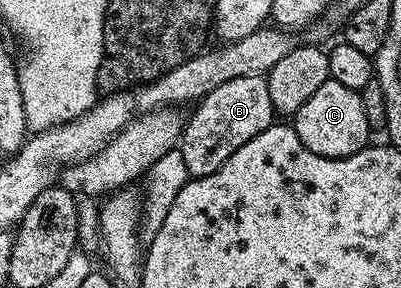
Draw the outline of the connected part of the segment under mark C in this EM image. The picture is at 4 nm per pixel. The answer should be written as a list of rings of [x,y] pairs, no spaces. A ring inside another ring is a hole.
[[[329,78],[303,105],[297,114],[292,116],[293,132],[311,149],[311,153],[319,153],[319,157],[342,159],[359,153],[370,146],[371,132],[367,125],[366,114],[363,111],[363,101],[360,91],[347,89],[347,85],[339,85],[339,81]]]

